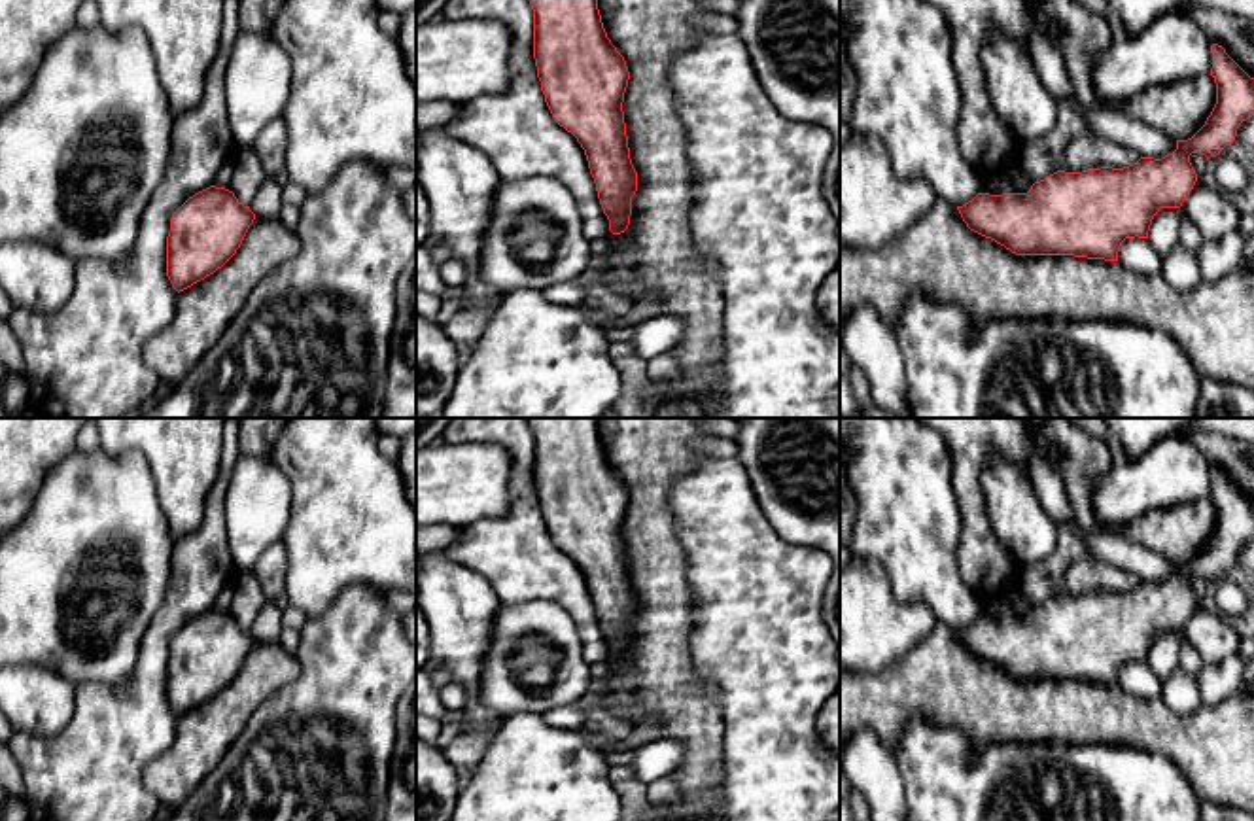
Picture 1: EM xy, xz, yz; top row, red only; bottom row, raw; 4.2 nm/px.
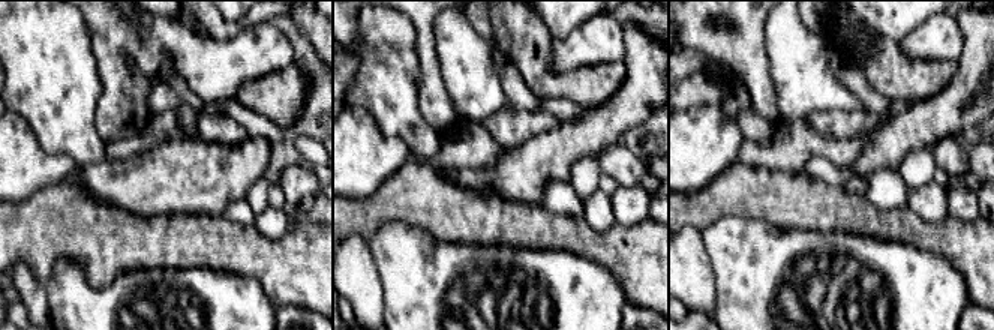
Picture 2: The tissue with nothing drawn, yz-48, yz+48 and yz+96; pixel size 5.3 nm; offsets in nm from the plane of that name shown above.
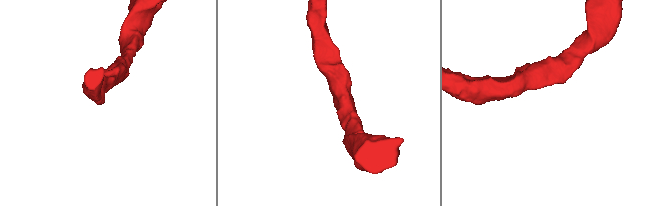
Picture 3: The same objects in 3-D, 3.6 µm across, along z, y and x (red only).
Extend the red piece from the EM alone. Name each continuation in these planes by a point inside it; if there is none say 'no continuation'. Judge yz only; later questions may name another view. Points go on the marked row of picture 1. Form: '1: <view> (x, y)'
1: yz (939, 256)

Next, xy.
1: xy (203, 311)

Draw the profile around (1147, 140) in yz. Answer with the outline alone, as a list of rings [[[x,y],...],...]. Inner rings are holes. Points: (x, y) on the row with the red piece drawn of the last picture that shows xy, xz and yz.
[[[1082,106],[1089,134],[1106,136],[1141,157],[1161,159],[1176,149],[1176,140],[1122,110],[1089,110]]]

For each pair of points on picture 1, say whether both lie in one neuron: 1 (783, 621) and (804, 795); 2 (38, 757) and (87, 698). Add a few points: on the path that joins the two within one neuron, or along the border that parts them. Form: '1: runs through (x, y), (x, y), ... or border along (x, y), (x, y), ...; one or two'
1: runs through (783, 664), (783, 751); one
2: runs through (55, 751), (87, 716); one

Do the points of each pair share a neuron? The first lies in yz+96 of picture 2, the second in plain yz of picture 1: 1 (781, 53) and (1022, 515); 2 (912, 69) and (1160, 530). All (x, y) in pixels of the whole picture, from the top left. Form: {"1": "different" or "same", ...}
{"1": "same", "2": "same"}

